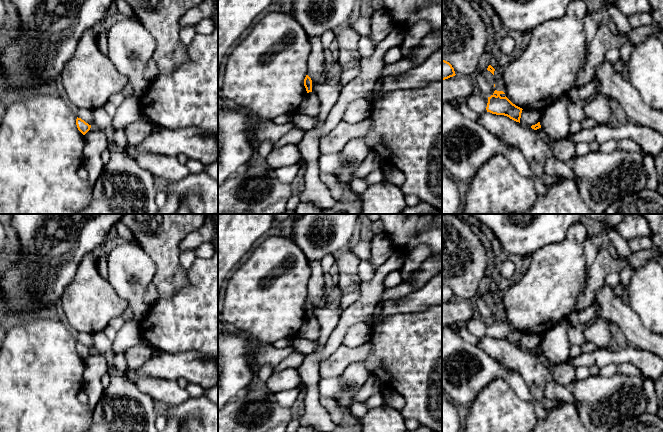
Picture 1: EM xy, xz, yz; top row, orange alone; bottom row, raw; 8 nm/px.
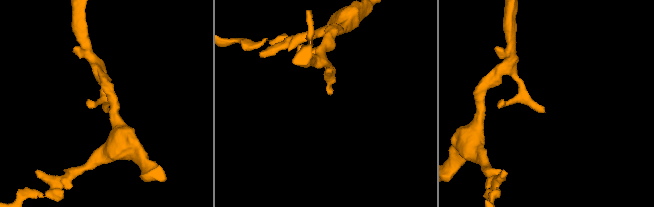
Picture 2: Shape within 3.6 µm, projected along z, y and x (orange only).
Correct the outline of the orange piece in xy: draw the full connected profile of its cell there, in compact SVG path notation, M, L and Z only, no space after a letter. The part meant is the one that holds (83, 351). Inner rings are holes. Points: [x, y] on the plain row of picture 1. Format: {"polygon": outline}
{"polygon": "M81 342L76 343L76 349L78 354L85 359L91 352L91 349L89 349L88 347L86 347L84 344L82 344Z"}

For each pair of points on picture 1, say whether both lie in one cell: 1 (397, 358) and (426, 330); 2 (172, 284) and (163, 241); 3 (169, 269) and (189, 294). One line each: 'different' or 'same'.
1: same
2: same
3: different

